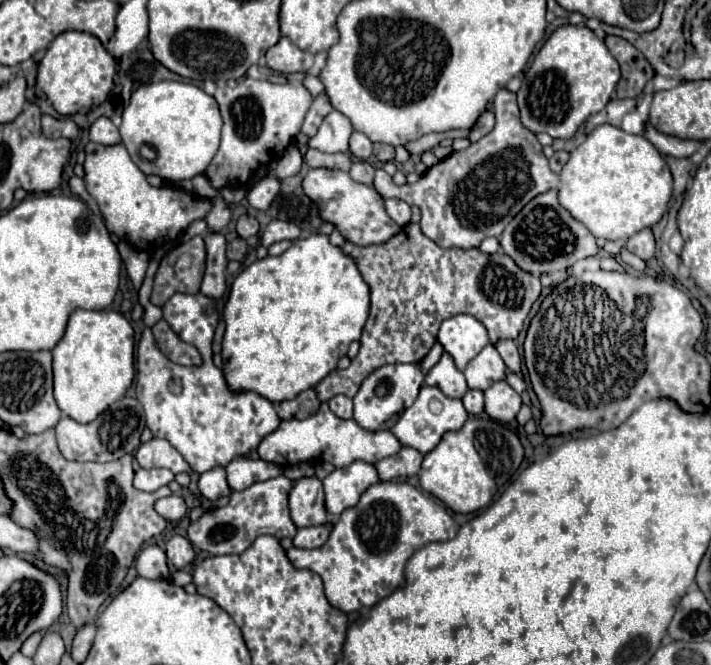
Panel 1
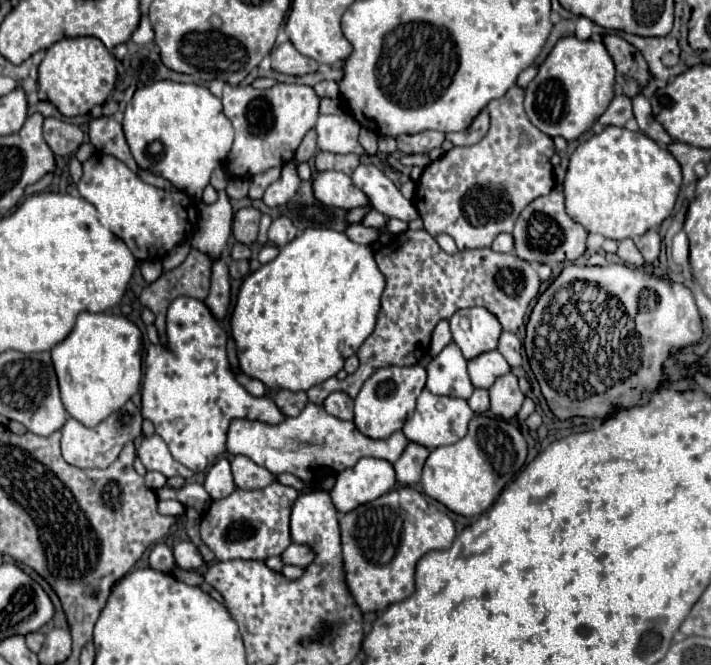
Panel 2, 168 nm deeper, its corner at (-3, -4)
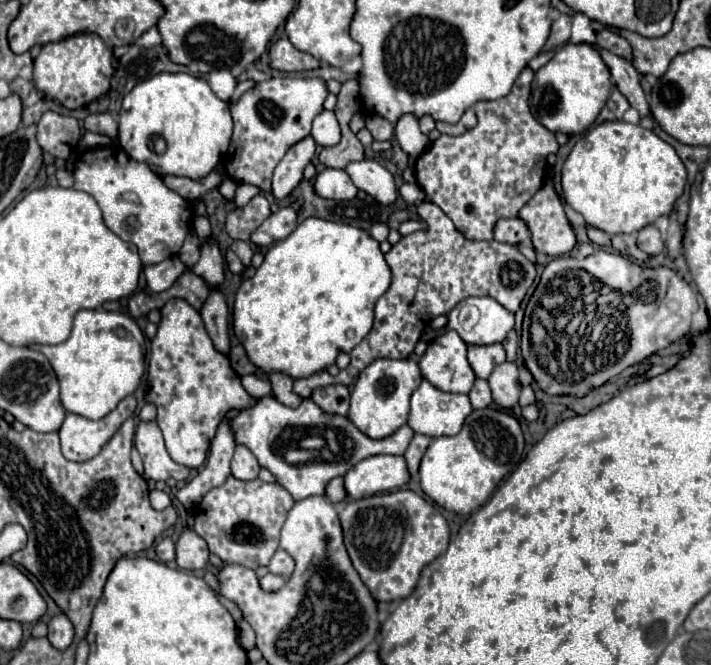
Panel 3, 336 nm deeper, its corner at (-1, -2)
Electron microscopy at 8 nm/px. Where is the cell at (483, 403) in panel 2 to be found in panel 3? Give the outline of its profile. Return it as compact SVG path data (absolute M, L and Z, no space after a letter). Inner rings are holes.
M476 379L472 391L470 391L470 403L474 409L484 409L492 403L492 393L488 387L488 381L484 379Z

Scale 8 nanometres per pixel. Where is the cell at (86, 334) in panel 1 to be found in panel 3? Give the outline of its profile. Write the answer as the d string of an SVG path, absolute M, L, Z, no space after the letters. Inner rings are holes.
M102 307L94 310L80 310L74 317L74 327L70 337L60 345L38 345L36 349L42 351L56 371L60 383L60 399L66 411L82 415L86 419L100 419L106 417L116 405L126 397L132 395L138 385L142 383L146 361L138 339L144 339L142 329L128 313L106 311Z

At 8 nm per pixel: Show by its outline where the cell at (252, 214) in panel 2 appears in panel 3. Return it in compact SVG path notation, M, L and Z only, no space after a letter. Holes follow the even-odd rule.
M256 195L248 205L238 207L226 217L226 231L232 239L250 241L252 231L270 215L270 203L264 195Z

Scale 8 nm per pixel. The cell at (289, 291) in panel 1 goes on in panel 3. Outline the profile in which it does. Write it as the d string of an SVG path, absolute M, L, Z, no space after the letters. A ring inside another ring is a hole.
M310 217L306 221L302 221L294 233L282 241L278 241L264 257L264 263L258 267L256 275L242 281L238 293L236 293L236 303L234 303L234 333L238 337L238 341L244 345L246 349L246 355L250 359L252 365L258 367L258 371L262 373L288 373L288 377L292 379L304 379L304 377L310 377L314 373L320 373L324 371L328 365L336 363L336 357L342 353L342 351L352 351L366 335L368 331L372 329L372 321L374 321L374 305L376 301L386 293L386 289L390 287L390 269L384 261L384 255L378 247L378 241L374 241L366 231L362 229L356 229L352 225L344 225L344 223L332 223L332 221L324 221L324 219L316 219L316 217Z

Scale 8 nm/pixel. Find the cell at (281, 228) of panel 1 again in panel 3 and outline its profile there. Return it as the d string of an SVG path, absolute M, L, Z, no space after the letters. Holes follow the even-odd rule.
M284 207L276 213L272 213L254 233L252 233L252 241L256 245L272 245L284 237L288 237L288 233L292 233L292 229L296 229L296 211L290 207Z

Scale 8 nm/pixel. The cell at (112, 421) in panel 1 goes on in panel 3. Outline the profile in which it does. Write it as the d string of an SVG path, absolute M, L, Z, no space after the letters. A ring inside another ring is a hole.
M130 395L118 403L118 407L106 417L92 421L82 415L68 413L60 427L62 453L68 461L88 461L100 453L100 449L112 439L120 425L134 415L136 399Z

